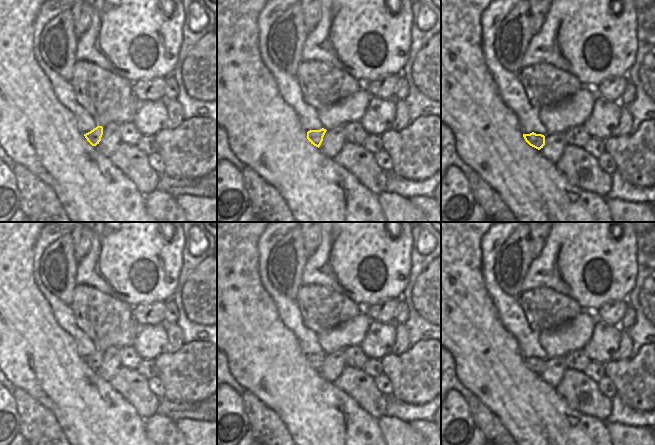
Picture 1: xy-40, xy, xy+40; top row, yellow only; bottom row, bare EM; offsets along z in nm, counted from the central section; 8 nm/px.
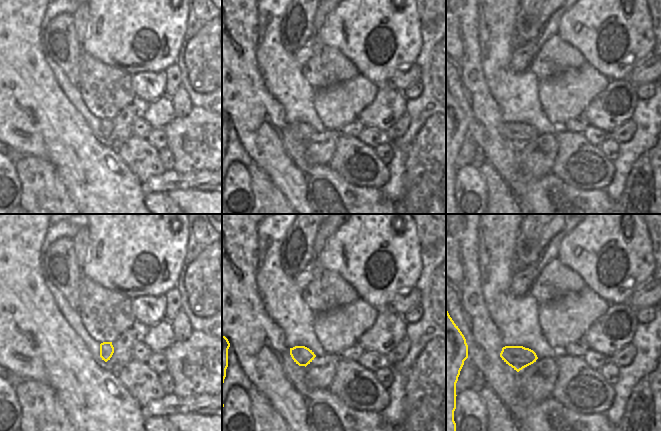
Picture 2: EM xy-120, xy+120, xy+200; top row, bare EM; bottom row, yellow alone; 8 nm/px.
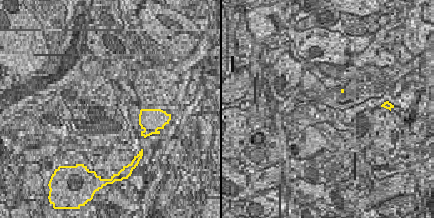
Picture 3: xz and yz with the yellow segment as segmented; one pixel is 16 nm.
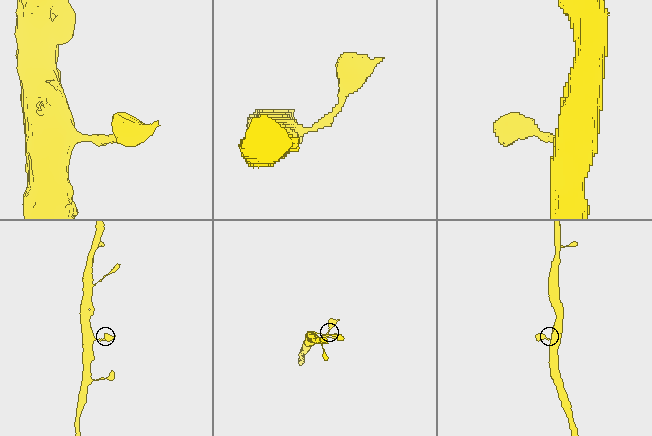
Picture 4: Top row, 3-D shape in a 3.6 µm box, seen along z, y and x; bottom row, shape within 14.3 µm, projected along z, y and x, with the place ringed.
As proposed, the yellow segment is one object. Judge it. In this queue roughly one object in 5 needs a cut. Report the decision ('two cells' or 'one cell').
one cell

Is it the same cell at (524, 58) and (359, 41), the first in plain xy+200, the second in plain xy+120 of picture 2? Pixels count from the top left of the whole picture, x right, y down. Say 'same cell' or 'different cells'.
same cell

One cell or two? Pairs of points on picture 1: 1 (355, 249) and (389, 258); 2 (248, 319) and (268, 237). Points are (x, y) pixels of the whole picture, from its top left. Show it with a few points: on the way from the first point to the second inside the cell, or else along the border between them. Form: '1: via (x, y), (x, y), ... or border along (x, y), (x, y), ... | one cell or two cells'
1: via (363, 249), (366, 252), (376, 252), (381, 256) | one cell
2: border along (259, 252), (260, 284), (270, 297) | two cells

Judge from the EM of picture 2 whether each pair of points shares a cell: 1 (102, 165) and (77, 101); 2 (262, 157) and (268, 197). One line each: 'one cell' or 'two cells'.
1: two cells
2: two cells

